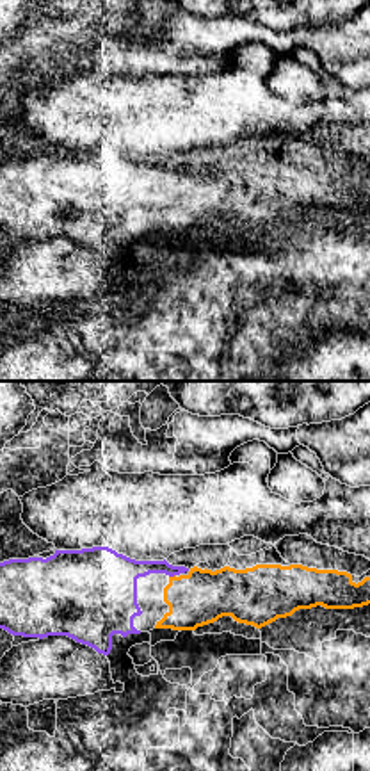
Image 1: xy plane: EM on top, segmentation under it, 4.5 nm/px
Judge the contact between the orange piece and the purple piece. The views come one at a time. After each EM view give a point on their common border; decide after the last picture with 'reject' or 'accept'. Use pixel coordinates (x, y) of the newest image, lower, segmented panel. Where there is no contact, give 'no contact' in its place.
meets orange at (171, 577)

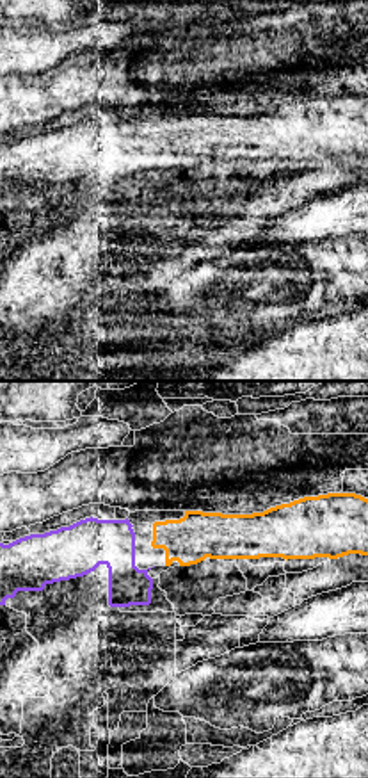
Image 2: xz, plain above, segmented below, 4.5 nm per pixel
no contact

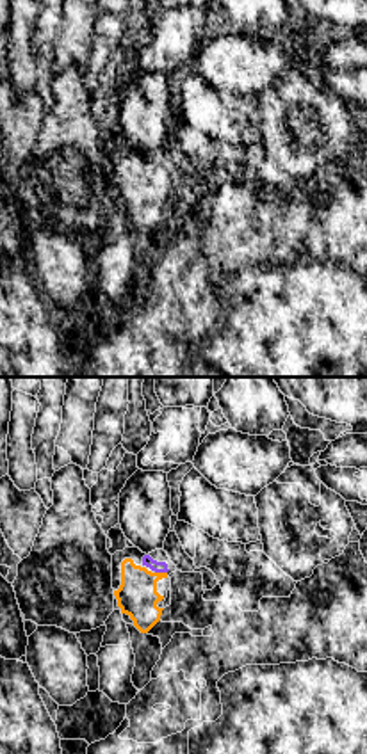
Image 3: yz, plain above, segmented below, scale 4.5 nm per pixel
meets orange at (161, 573)

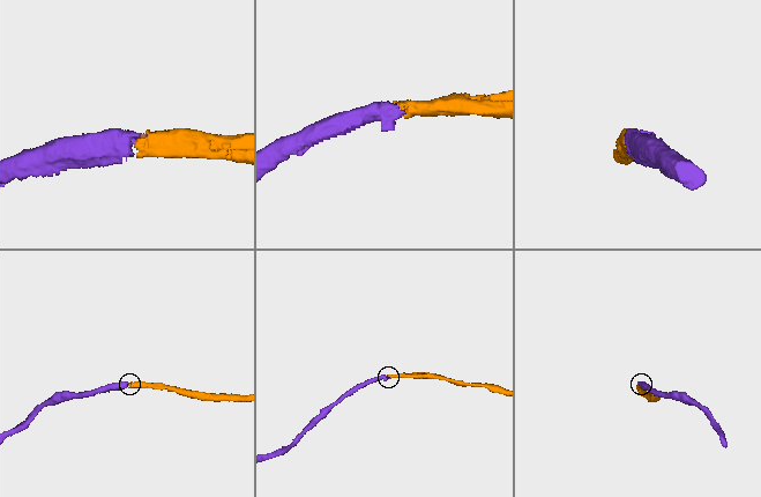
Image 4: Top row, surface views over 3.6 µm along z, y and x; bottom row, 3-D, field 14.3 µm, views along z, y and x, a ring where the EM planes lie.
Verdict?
accept

